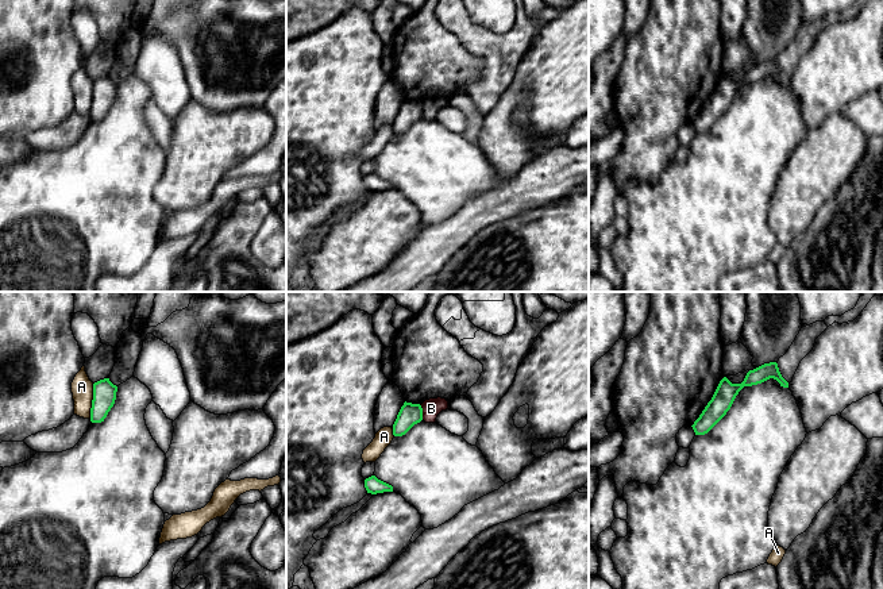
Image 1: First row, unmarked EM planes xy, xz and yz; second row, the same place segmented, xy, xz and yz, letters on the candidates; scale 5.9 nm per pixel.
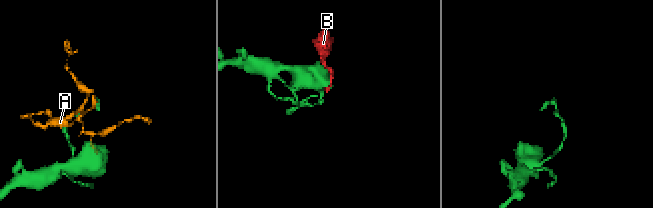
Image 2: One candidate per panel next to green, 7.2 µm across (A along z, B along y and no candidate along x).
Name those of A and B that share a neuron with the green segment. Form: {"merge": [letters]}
{"merge": []}

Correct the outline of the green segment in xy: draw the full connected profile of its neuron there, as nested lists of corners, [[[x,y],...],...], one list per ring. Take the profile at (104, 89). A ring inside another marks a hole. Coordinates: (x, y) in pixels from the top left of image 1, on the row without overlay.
[[[109,76],[93,81],[93,97],[90,105],[90,119],[101,120],[115,101],[117,84]]]

